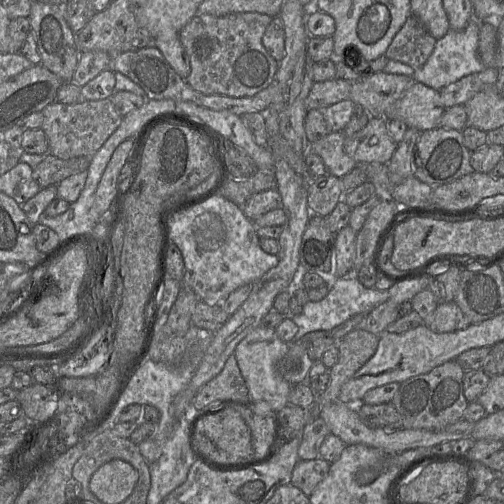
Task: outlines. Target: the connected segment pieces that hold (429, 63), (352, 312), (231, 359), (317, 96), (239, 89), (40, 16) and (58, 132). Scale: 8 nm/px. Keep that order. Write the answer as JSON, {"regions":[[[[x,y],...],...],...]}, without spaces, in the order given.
{"regions":[[[[473,18],[463,30],[455,31],[450,29],[442,38],[436,41],[435,48],[429,59],[417,69],[402,62],[389,59],[383,71],[389,74],[412,77],[414,81],[440,91],[442,88],[460,80],[464,76],[480,72],[486,67],[477,54],[479,26],[480,22]]],[[[353,275],[341,278],[329,278],[331,288],[328,294],[320,301],[308,301],[303,306],[302,312],[292,317],[298,327],[294,341],[309,332],[331,331],[336,326],[346,322],[353,316],[368,314],[376,306],[389,300],[389,291],[380,291],[376,288],[366,288]]],[[[234,354],[228,357],[221,372],[196,393],[191,403],[191,412],[217,401],[233,401],[245,406],[251,402]]],[[[334,78],[323,82],[315,82],[305,100],[307,110],[324,109],[342,100],[349,99],[353,82]]],[[[257,12],[231,13],[225,16],[195,14],[179,31],[179,39],[190,59],[186,82],[205,95],[229,97],[254,96],[274,80],[278,62],[262,43],[272,17]]],[[[32,1],[29,20],[41,56],[41,64],[59,76],[63,82],[69,82],[75,72],[80,52],[76,46],[76,34],[65,18],[65,5]]],[[[110,98],[101,100],[79,100],[75,104],[54,101],[42,111],[44,131],[50,154],[60,159],[92,156],[98,151],[122,121]]]]}

